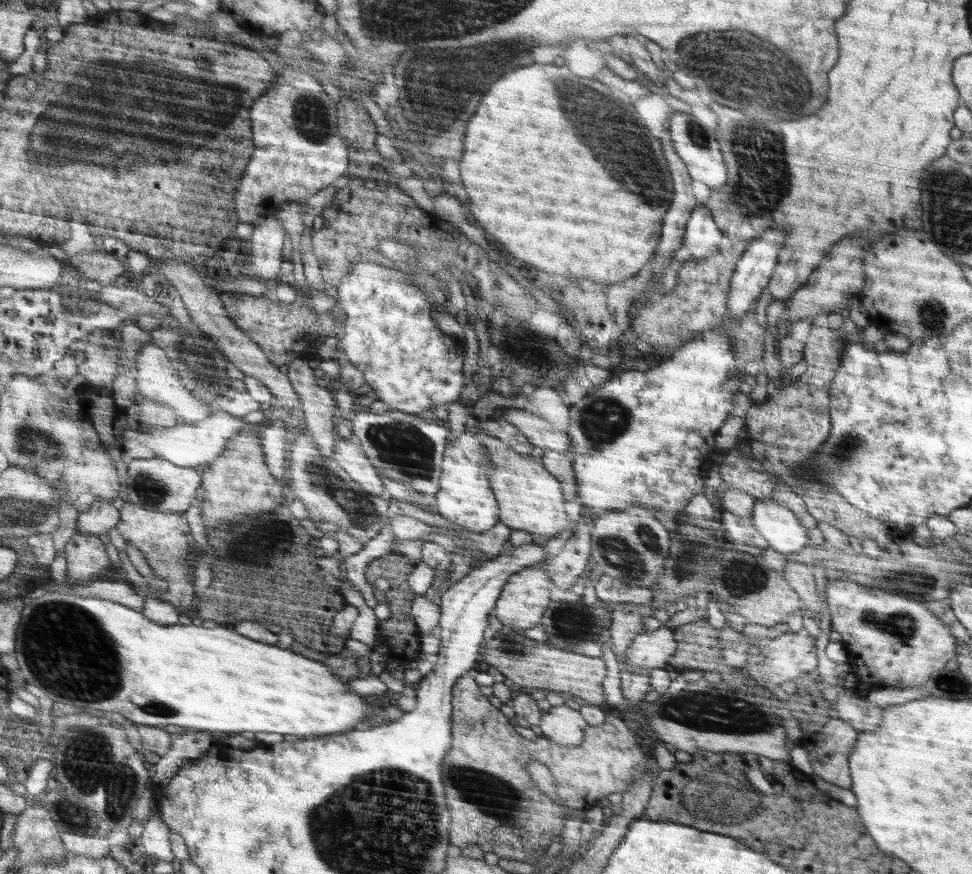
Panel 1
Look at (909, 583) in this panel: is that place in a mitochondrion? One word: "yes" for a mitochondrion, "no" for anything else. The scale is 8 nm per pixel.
yes

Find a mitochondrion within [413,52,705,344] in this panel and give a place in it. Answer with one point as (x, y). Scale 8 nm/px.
(623, 153)

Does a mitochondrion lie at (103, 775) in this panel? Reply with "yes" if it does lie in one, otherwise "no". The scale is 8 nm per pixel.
yes

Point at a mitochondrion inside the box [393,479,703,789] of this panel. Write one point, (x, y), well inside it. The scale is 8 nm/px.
(633, 555)

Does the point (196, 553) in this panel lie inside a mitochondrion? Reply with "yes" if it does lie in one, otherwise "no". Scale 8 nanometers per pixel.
no

